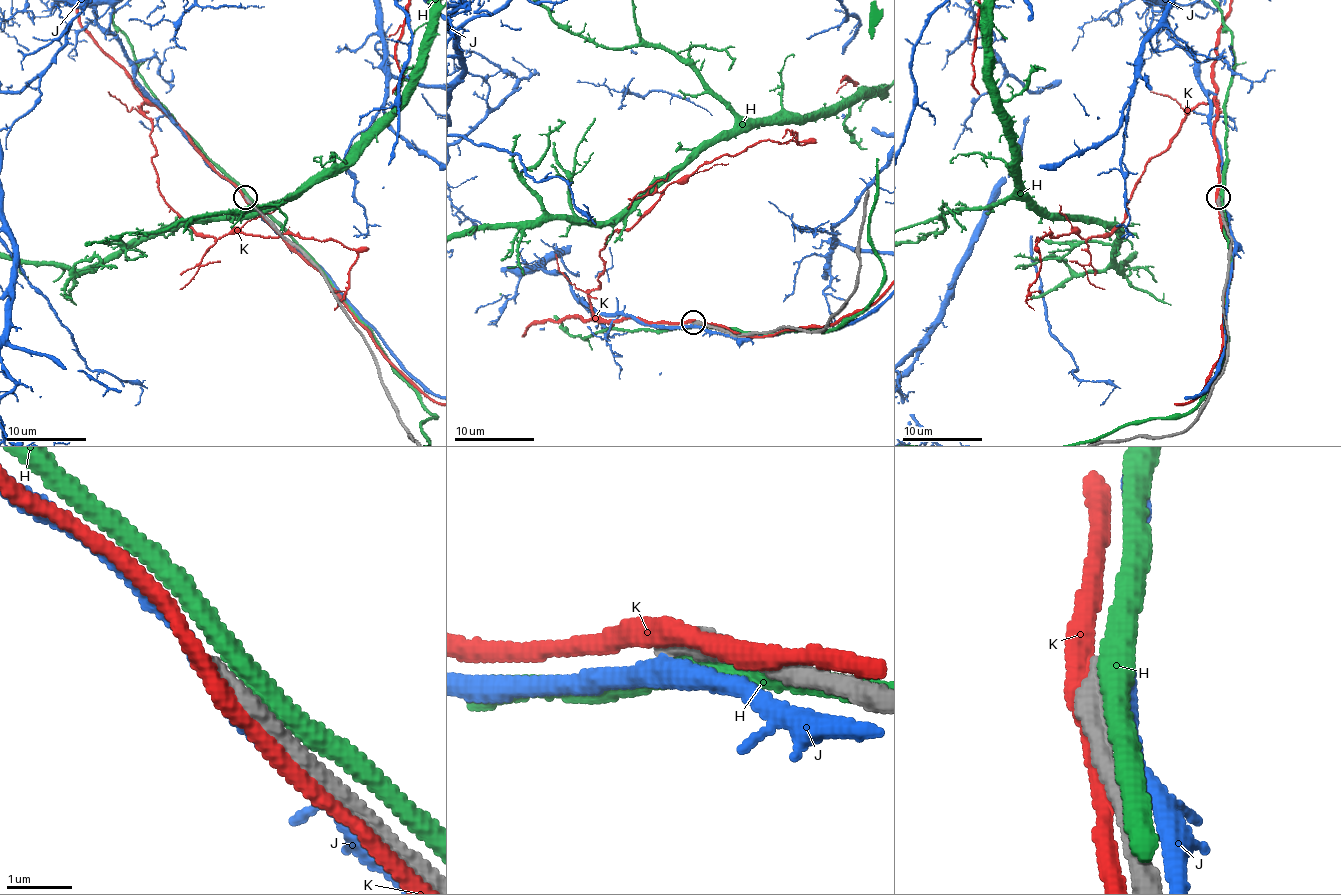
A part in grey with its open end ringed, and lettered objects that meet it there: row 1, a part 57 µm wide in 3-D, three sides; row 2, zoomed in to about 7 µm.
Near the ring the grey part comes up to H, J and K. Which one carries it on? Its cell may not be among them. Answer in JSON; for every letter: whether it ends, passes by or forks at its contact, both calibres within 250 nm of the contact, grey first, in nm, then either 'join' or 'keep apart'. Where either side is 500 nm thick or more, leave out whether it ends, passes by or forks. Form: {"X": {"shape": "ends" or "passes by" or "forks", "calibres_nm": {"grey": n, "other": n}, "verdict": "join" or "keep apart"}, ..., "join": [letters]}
{"H": {"shape": "passes by", "calibres_nm": {"grey": 440, "other": 360}, "verdict": "keep apart"}, "J": {"shape": "passes by", "calibres_nm": {"grey": 380, "other": 360}, "verdict": "keep apart"}, "K": {"shape": "passes by", "calibres_nm": {"grey": 300, "other": 300}, "verdict": "keep apart"}, "join": []}

